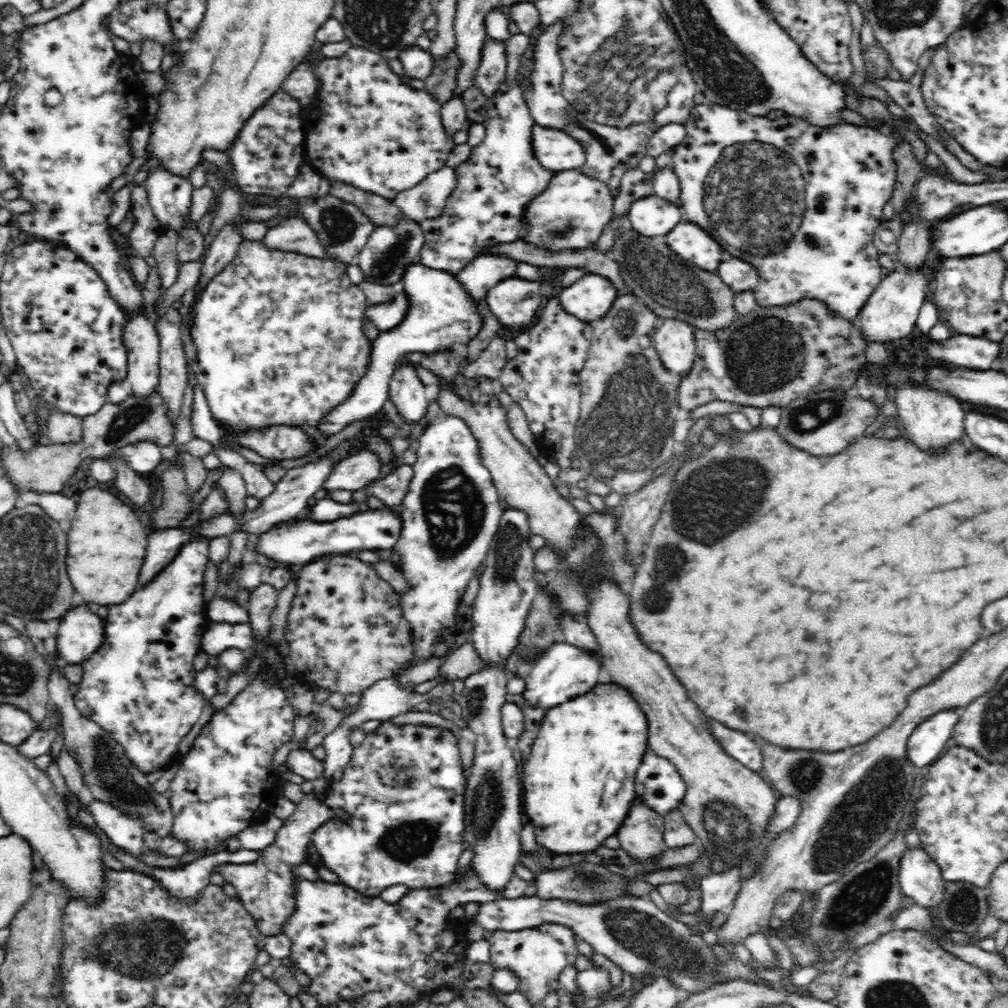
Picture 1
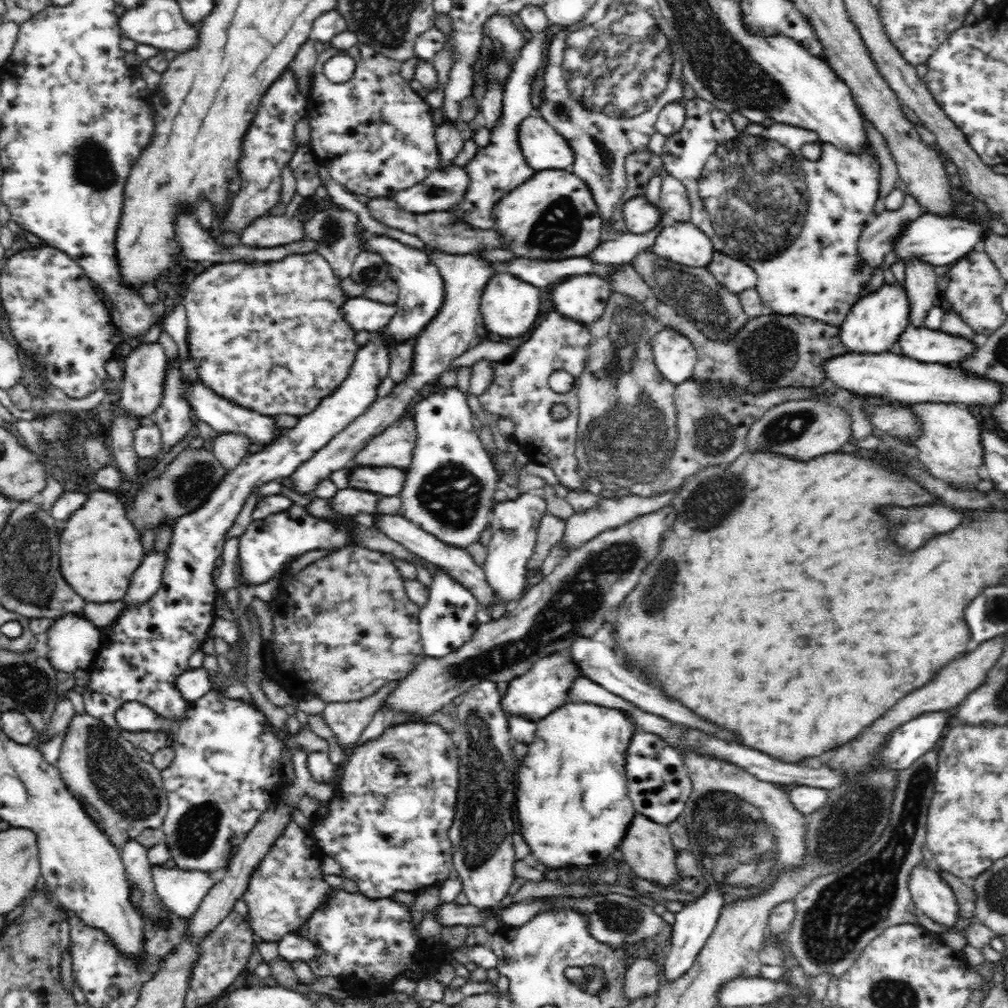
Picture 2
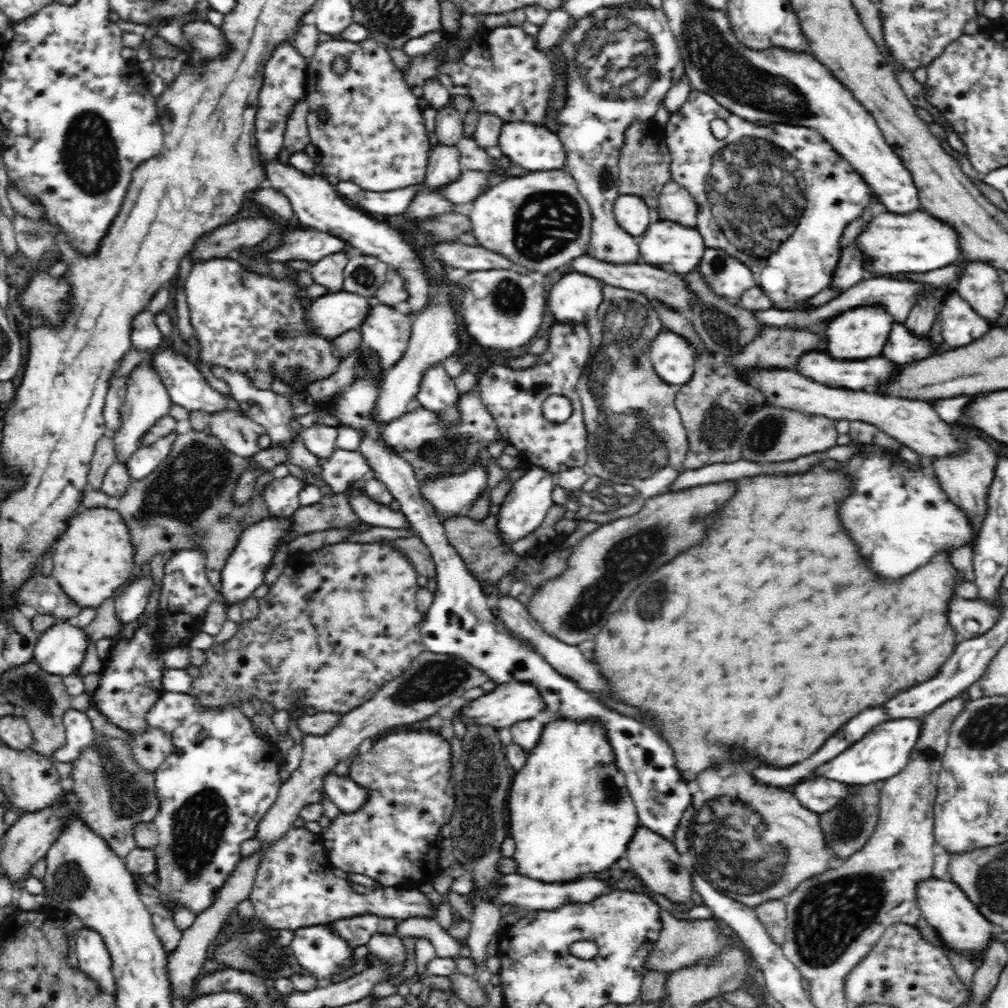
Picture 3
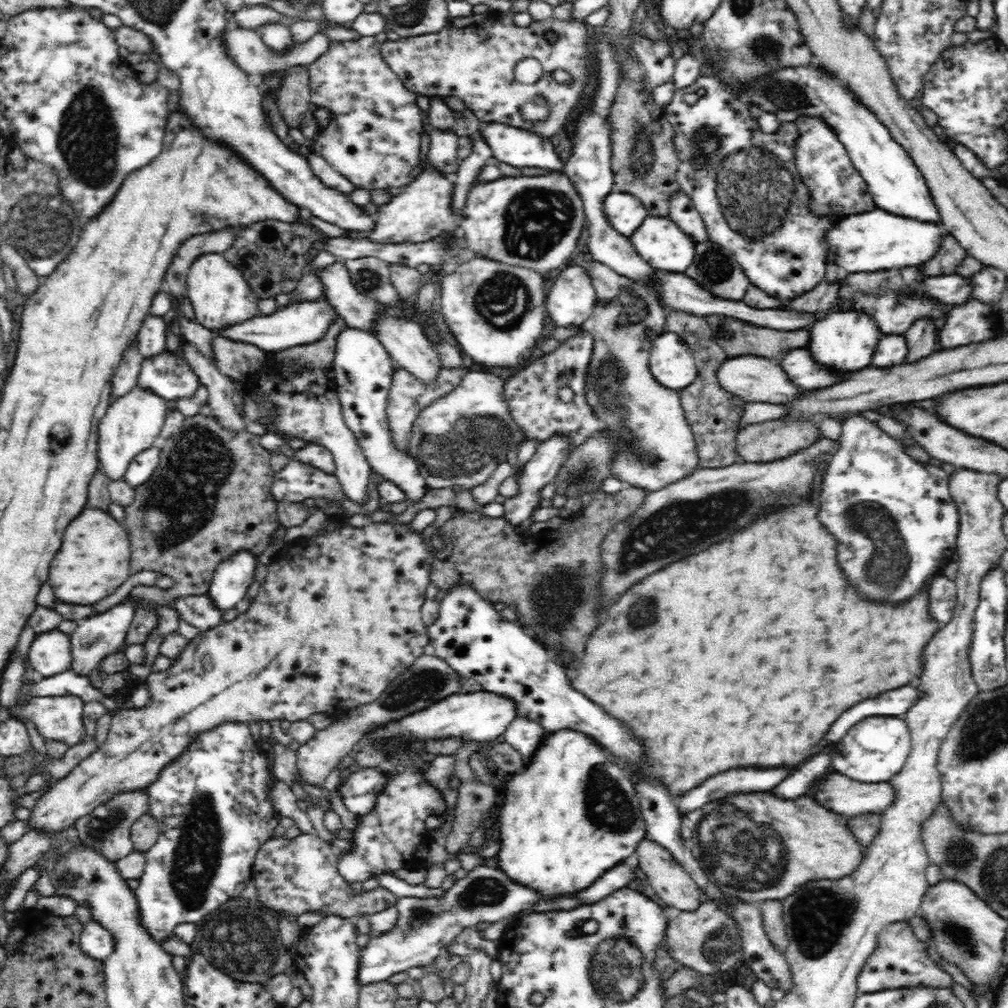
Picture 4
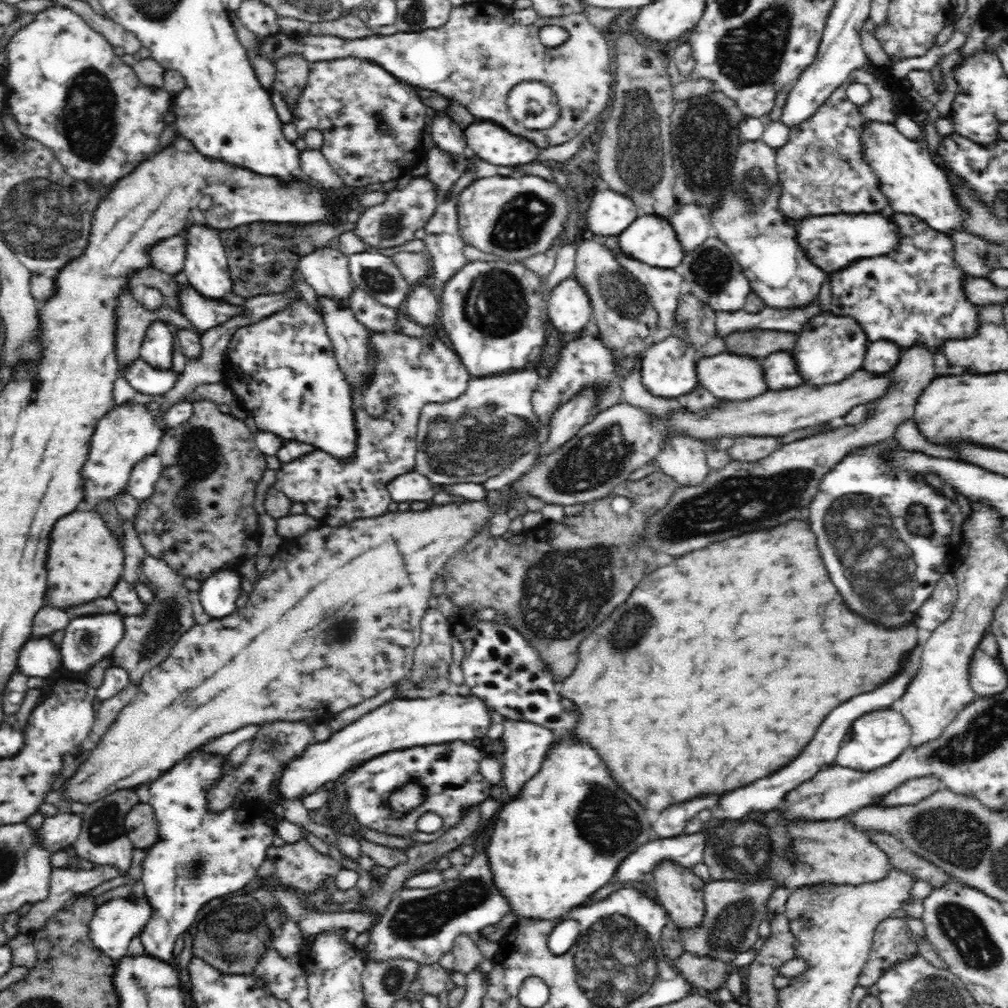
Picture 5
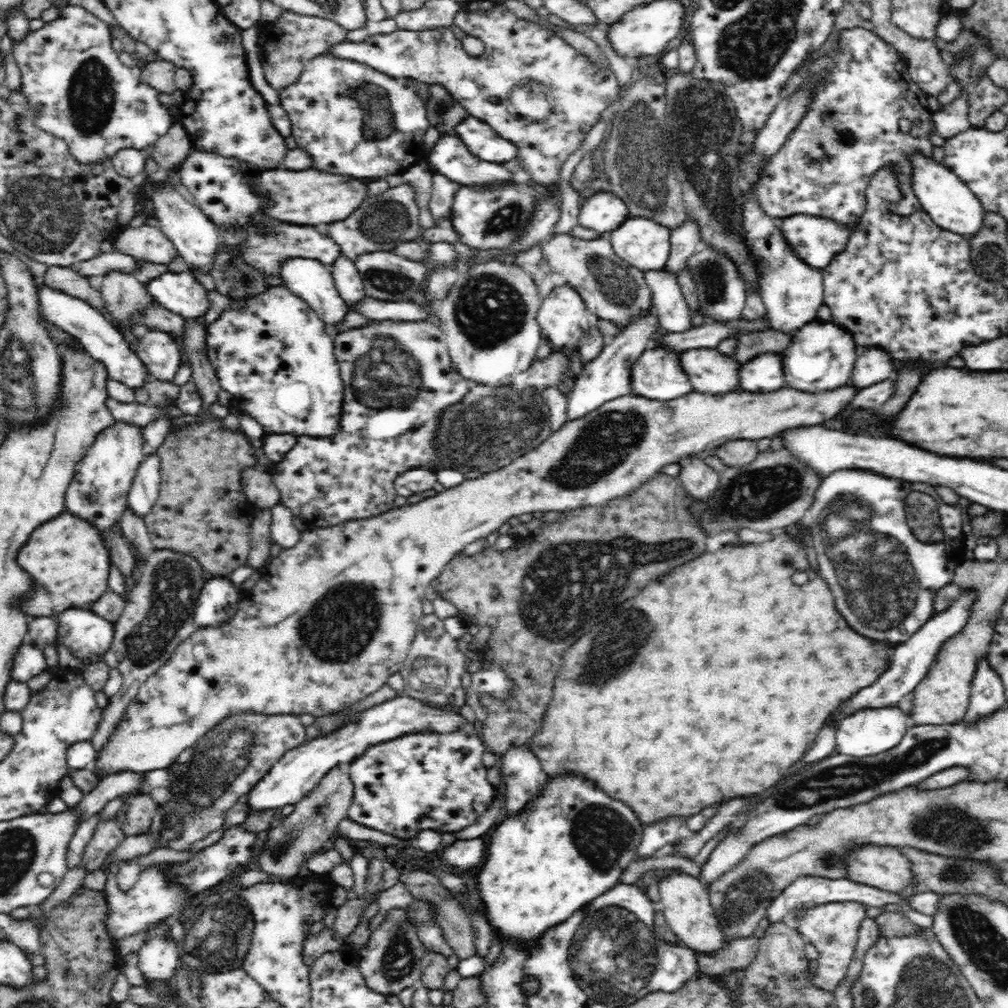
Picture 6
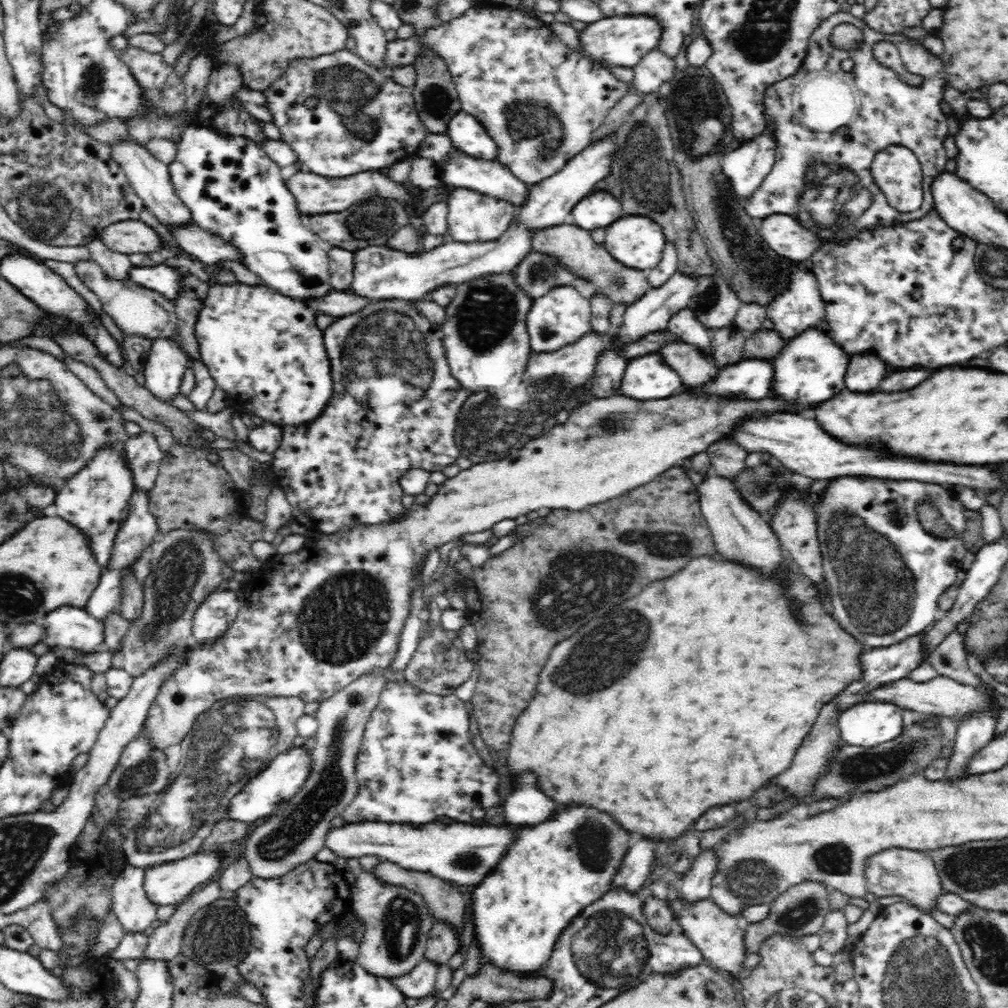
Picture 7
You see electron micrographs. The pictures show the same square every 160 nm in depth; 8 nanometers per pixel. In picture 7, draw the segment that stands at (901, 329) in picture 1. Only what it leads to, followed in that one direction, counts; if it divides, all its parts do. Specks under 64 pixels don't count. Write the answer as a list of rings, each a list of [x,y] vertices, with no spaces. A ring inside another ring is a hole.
[[[812,327],[798,337],[791,338],[784,350],[774,357],[774,396],[796,404],[818,404],[844,390],[844,370],[848,368],[848,354],[828,336],[826,331]]]

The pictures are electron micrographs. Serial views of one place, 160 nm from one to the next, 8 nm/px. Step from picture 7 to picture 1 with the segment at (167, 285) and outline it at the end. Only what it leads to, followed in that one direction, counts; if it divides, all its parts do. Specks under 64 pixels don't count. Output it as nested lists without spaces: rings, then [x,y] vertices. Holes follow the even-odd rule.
[[[400,290],[390,302],[374,305],[368,304],[364,308],[364,319],[370,319],[378,330],[386,331],[392,330],[394,326],[398,326],[401,319],[405,316],[407,309],[407,300],[403,290]]]

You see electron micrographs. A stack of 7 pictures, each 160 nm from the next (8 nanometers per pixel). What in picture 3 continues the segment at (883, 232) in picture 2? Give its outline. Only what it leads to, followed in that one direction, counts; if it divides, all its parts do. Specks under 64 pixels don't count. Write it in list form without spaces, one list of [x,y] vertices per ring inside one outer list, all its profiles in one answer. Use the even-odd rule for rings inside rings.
[[[850,244],[843,248],[838,268],[836,268],[836,272],[832,276],[832,282],[830,282],[828,287],[844,292],[846,289],[858,284],[860,280],[868,278],[869,275],[865,272],[863,266],[861,266],[862,263],[863,256],[855,248],[855,244]]]

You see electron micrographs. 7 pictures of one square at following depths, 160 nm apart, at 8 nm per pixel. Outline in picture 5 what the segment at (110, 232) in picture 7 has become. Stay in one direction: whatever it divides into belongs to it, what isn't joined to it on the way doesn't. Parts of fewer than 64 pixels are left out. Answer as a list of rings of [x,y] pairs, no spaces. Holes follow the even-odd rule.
[[[181,236],[164,238],[148,250],[148,257],[158,270],[174,276],[184,268],[185,242]]]

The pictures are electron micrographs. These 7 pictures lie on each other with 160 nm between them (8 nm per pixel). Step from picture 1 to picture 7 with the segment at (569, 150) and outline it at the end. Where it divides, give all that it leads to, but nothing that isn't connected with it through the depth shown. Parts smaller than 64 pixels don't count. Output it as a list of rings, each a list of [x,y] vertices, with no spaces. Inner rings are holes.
[[[460,111],[449,119],[446,133],[451,138],[455,152],[465,156],[476,156],[492,161],[492,154],[496,154],[496,146],[492,146],[492,138],[488,138],[488,131],[478,122],[476,117]]]

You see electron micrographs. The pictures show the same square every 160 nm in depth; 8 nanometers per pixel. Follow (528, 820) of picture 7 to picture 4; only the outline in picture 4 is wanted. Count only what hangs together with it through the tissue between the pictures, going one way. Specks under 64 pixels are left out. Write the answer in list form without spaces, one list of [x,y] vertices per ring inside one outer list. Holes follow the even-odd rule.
[[[516,717],[504,732],[505,741],[522,754],[524,762],[530,762],[530,758],[538,750],[542,738],[548,731],[537,722],[528,718]]]

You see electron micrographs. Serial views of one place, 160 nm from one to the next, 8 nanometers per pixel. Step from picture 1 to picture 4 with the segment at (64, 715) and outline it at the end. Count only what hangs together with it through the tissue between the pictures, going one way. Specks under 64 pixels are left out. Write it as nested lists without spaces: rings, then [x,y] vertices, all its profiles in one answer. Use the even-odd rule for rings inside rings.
[[[136,789],[130,792],[115,794],[110,800],[103,805],[97,806],[90,814],[76,820],[75,828],[82,845],[90,848],[94,853],[104,857],[106,861],[116,863],[118,860],[125,858],[132,853],[133,840],[131,839],[130,830],[132,824],[138,817],[149,812],[149,800],[145,789]]]

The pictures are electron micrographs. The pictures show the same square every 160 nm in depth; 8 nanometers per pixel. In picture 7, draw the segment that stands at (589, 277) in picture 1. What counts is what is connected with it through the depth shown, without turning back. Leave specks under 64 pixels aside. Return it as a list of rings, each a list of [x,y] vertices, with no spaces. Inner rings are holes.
[[[573,286],[554,287],[544,296],[536,298],[525,315],[530,348],[534,353],[552,352],[578,342],[591,331],[591,304]]]

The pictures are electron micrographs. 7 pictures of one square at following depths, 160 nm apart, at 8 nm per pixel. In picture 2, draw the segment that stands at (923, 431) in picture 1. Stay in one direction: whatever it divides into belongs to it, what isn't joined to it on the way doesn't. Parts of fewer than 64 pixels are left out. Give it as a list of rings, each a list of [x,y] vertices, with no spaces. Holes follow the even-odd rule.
[[[926,403],[913,408],[925,424],[923,438],[909,442],[918,449],[916,458],[920,458],[936,478],[974,488],[982,480],[978,476],[978,468],[983,464],[985,454],[980,444],[980,428],[976,418],[968,410],[956,408],[956,403],[946,403],[944,406],[940,403]]]

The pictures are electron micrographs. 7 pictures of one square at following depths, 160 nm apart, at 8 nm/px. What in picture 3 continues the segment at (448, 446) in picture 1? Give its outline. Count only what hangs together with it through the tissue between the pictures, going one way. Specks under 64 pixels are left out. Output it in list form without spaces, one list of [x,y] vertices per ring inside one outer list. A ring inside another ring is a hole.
[[[432,364],[426,367],[419,390],[415,402],[417,406],[439,412],[447,426],[457,419],[456,400],[462,392],[457,390],[455,380],[444,372],[444,366]],[[479,465],[458,474],[440,474],[434,480],[421,481],[422,493],[431,500],[440,518],[462,516],[486,490],[488,472]]]

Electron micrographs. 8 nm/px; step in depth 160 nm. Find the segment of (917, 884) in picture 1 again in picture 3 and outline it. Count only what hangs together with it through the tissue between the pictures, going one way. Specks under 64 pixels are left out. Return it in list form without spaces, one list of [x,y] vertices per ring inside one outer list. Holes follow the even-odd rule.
[[[936,878],[924,881],[918,888],[917,905],[922,913],[921,917],[935,928],[943,944],[964,952],[966,956],[982,956],[982,950],[988,948],[990,940],[994,939],[998,931],[953,881],[946,882]]]

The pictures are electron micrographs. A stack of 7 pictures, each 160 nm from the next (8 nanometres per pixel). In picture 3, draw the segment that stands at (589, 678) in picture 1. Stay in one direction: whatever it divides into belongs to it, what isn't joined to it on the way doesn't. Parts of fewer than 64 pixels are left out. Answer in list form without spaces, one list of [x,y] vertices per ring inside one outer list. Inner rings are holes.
[[[525,682],[502,683],[497,685],[493,691],[481,695],[480,698],[469,699],[468,701],[470,704],[460,710],[464,722],[490,724],[494,728],[510,728],[521,720],[542,717],[543,704],[541,704],[541,698],[537,694],[536,688],[530,684],[525,684]]]

